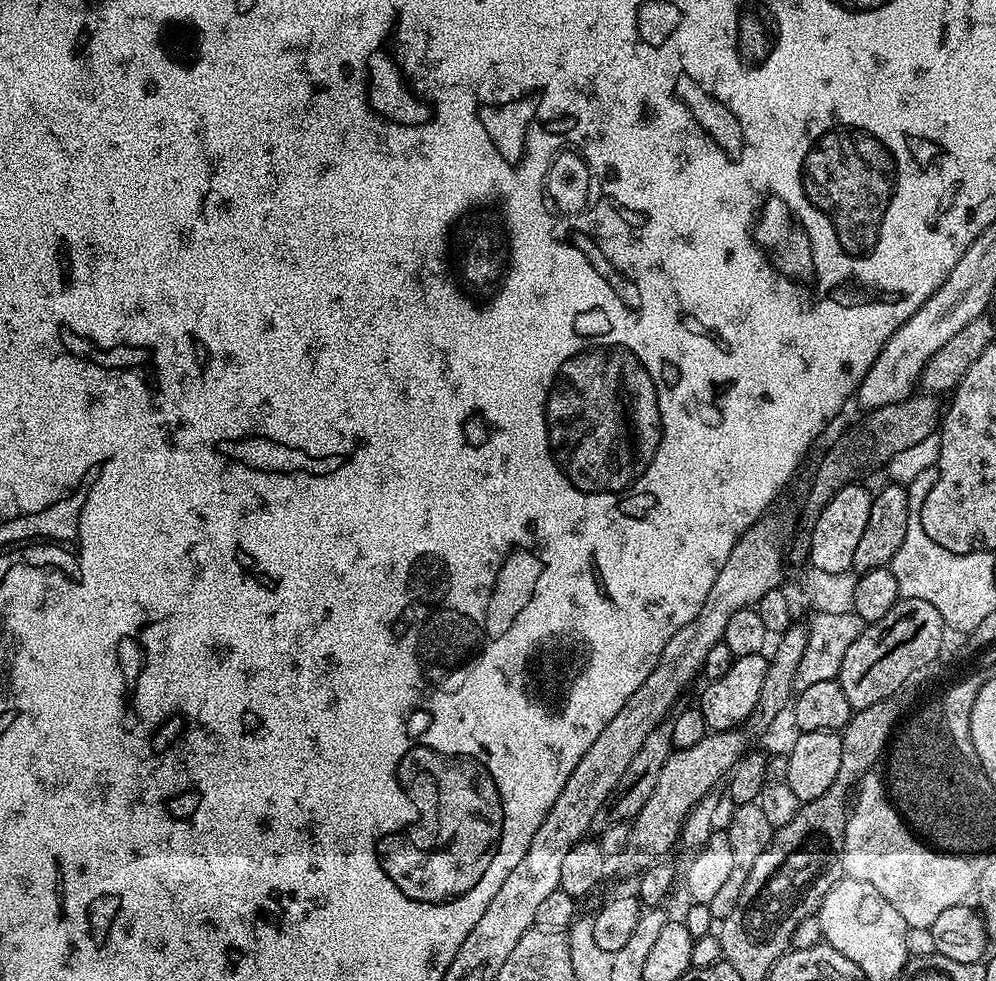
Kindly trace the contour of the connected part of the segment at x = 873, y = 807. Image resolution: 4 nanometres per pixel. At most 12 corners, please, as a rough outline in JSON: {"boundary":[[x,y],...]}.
{"boundary":[[879,775],[844,822],[844,876],[909,928],[975,893],[973,861],[917,840]]}

